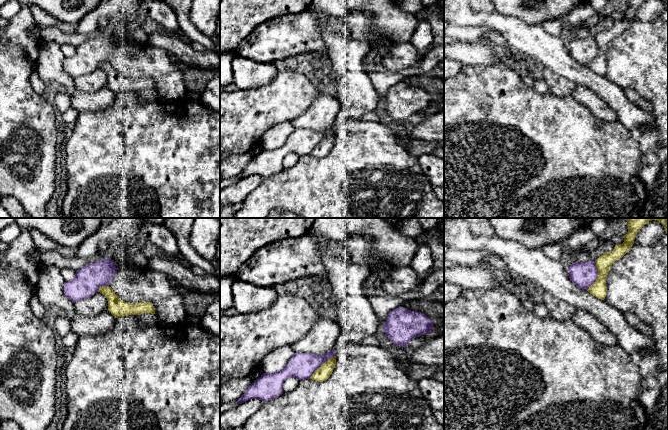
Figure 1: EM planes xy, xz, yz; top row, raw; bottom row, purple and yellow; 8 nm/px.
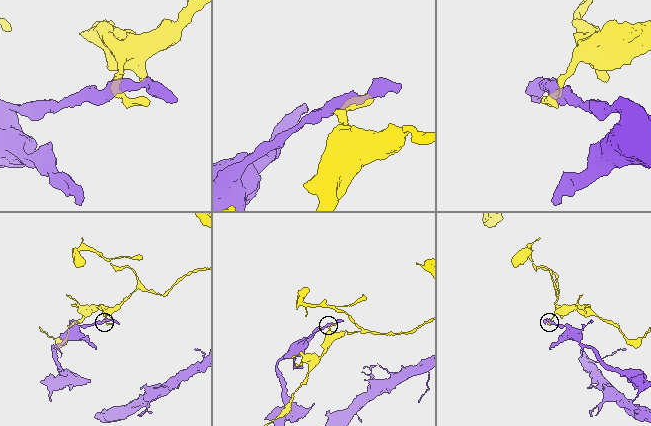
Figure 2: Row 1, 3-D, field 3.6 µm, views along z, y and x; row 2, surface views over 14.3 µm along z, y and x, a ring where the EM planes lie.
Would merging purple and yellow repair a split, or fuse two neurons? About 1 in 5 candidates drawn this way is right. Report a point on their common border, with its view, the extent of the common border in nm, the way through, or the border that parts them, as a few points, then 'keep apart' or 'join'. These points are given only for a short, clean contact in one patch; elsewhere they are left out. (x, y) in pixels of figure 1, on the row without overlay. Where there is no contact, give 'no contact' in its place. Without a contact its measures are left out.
yz (597, 52) | 240 nm | along yz (595, 37), (597, 45), (596, 56), (587, 66) | keep apart

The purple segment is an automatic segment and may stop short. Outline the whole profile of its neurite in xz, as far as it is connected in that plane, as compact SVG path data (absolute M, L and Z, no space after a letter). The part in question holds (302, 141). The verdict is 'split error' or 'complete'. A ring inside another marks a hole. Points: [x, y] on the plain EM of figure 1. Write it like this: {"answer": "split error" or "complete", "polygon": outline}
{"answer": "complete", "polygon": "M335 125L323 131L295 129L282 146L275 149L263 149L254 156L238 175L238 179L242 180L252 175L267 178L279 173L283 170L283 159L287 154L310 155L312 150L335 130Z"}

